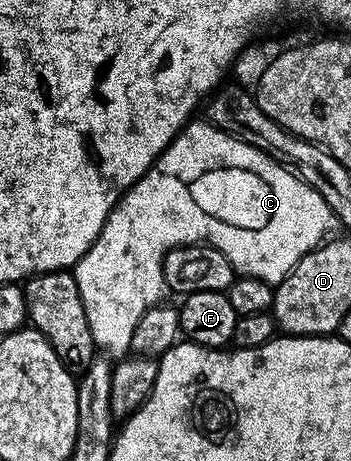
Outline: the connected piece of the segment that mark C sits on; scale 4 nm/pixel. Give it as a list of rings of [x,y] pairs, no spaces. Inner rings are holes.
[[[210,123],[195,124],[184,125],[183,130],[173,138],[163,154],[152,163],[147,174],[124,193],[123,198],[116,203],[113,211],[107,216],[107,221],[99,232],[99,238],[73,267],[75,282],[81,291],[81,303],[85,307],[85,319],[89,319],[89,331],[93,331],[96,346],[112,358],[122,359],[128,356],[133,339],[133,327],[137,327],[137,319],[141,319],[141,315],[145,315],[145,311],[149,311],[149,307],[160,304],[159,289],[161,290],[163,285],[163,260],[171,249],[178,249],[181,245],[198,245],[200,243],[212,245],[217,251],[233,258],[236,274],[244,277],[256,277],[274,287],[280,285],[291,274],[291,268],[306,253],[319,248],[324,238],[328,236],[326,233],[330,231],[331,225],[333,226],[333,214],[331,208],[325,203],[325,199],[321,199],[321,195],[317,195],[317,191],[313,191],[313,187],[306,185],[300,177],[293,176],[288,169],[281,167],[272,157],[257,151],[257,147],[247,145],[241,138],[234,137],[232,133],[226,133],[225,130]]]

